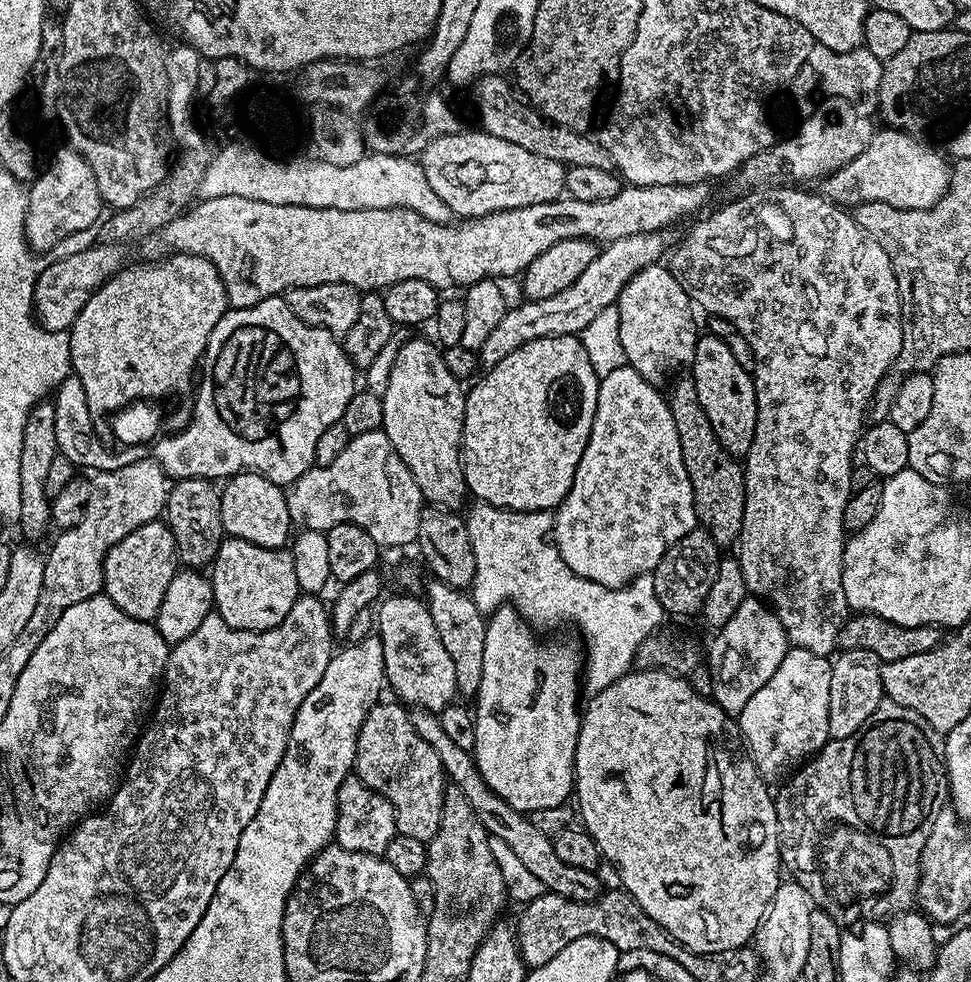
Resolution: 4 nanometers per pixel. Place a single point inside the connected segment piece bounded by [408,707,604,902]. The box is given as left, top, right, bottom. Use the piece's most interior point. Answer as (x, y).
(515, 829)

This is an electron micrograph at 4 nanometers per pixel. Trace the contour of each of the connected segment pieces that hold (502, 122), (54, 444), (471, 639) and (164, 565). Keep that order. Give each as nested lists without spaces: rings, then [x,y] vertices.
[[[489,74],[479,81],[477,88],[478,97],[484,97],[485,104],[479,106],[480,128],[490,134],[491,137],[502,138],[506,142],[513,142],[522,146],[524,150],[530,150],[534,154],[542,154],[546,158],[554,158],[565,166],[585,164],[586,166],[598,166],[607,172],[613,171],[614,165],[610,154],[601,146],[599,139],[591,135],[575,132],[566,126],[547,120],[539,110],[525,102],[516,92],[510,88],[506,79],[500,74]]]
[[[45,398],[39,404],[35,404],[26,418],[26,426],[22,430],[22,455],[18,458],[18,483],[22,486],[22,514],[18,521],[20,532],[25,536],[25,541],[40,542],[47,534],[48,528],[53,527],[52,523],[52,501],[46,494],[46,477],[54,458],[58,455],[58,438],[54,434],[54,406],[51,399]]]
[[[429,579],[426,584],[426,603],[430,618],[434,618],[434,627],[438,629],[438,638],[454,662],[454,682],[456,691],[461,697],[475,697],[478,686],[482,686],[482,654],[486,650],[485,613],[478,610],[467,591],[446,586],[441,580]]]
[[[163,519],[152,520],[138,526],[126,538],[118,541],[104,559],[103,595],[108,596],[130,618],[155,621],[158,606],[162,606],[162,594],[170,586],[170,578],[178,571],[178,557],[174,534]]]

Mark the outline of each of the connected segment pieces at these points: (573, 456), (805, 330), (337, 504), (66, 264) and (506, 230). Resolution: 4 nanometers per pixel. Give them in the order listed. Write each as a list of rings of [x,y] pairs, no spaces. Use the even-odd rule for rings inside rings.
[[[579,335],[547,336],[534,338],[534,342],[526,342],[493,368],[487,369],[476,385],[467,389],[464,398],[464,439],[462,441],[462,459],[464,461],[464,477],[468,483],[468,490],[481,504],[489,504],[495,508],[508,508],[511,512],[548,512],[560,507],[566,498],[570,486],[574,482],[574,474],[578,470],[578,462],[582,462],[582,454],[586,450],[586,442],[590,438],[590,430],[594,426],[594,410],[598,406],[598,390],[600,377],[584,349],[584,341]]]
[[[772,186],[767,190],[757,191],[760,192],[757,196],[744,196],[741,200],[732,200],[729,204],[722,205],[705,220],[695,221],[697,224],[685,234],[684,241],[677,248],[675,245],[671,249],[666,265],[689,298],[700,308],[705,308],[705,313],[726,318],[740,331],[742,338],[750,342],[750,350],[756,359],[756,429],[754,442],[742,464],[746,486],[746,510],[738,541],[742,578],[746,578],[749,593],[763,600],[775,612],[778,622],[782,622],[782,630],[786,630],[791,647],[810,650],[810,654],[831,657],[837,651],[840,631],[850,615],[846,590],[842,590],[842,558],[846,543],[844,511],[846,502],[854,491],[852,452],[854,456],[866,427],[868,408],[872,404],[872,396],[879,380],[896,361],[896,355],[902,348],[903,318],[898,283],[895,282],[894,269],[886,251],[874,242],[874,238],[866,230],[859,228],[854,216],[841,205],[833,204],[823,195],[814,196],[810,192],[800,191],[804,190],[794,186]]]
[[[382,430],[351,437],[346,450],[342,450],[342,454],[334,458],[334,462],[312,467],[290,485],[286,495],[293,525],[324,533],[339,524],[362,526],[362,530],[366,530],[370,538],[374,538],[374,542],[384,550],[417,543],[418,522],[426,507],[418,482],[414,482],[414,474],[410,474],[406,462],[398,458],[398,450],[394,450],[390,438]]]
[[[93,243],[86,250],[69,256],[61,255],[53,264],[45,263],[34,286],[34,315],[46,330],[68,332],[78,318],[82,306],[104,285],[110,277],[119,272],[125,263],[121,245]]]
[[[707,183],[703,184],[671,184],[670,186],[638,186],[628,184],[621,187],[614,198],[606,198],[606,202],[582,202],[571,198],[561,198],[558,200],[547,200],[545,204],[535,204],[534,206],[522,206],[514,210],[502,210],[501,212],[491,212],[485,216],[473,216],[461,219],[460,224],[448,224],[449,222],[437,222],[428,220],[424,216],[419,216],[412,208],[355,208],[354,210],[334,210],[333,208],[311,208],[310,206],[290,206],[289,204],[275,204],[274,202],[258,202],[254,198],[238,198],[237,196],[227,196],[226,198],[210,198],[193,203],[181,216],[174,218],[162,229],[164,244],[176,254],[187,254],[189,256],[205,256],[211,260],[212,265],[218,270],[218,274],[224,283],[226,298],[232,308],[249,308],[258,302],[262,302],[271,296],[280,296],[288,292],[291,288],[301,288],[302,286],[322,286],[323,284],[349,284],[352,288],[361,293],[373,290],[383,290],[394,282],[406,282],[410,278],[418,278],[422,282],[430,282],[438,290],[444,288],[456,288],[476,284],[480,280],[491,280],[501,278],[500,276],[519,277],[524,269],[542,254],[542,250],[550,250],[563,240],[594,240],[597,245],[612,244],[618,238],[630,238],[630,234],[644,234],[646,232],[657,232],[667,229],[667,224],[672,224],[675,220],[680,220],[683,216],[695,217],[700,207],[708,200]]]

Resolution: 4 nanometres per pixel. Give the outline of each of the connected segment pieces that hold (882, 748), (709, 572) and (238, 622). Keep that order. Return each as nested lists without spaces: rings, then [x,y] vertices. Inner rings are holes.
[[[885,698],[876,707],[874,714],[870,714],[870,718],[866,718],[862,728],[841,740],[829,739],[828,743],[803,767],[793,771],[787,777],[784,783],[788,784],[779,785],[779,787],[781,786],[780,793],[777,791],[774,799],[776,821],[780,831],[780,858],[783,867],[786,869],[787,875],[791,879],[797,880],[802,886],[802,890],[806,890],[806,894],[810,894],[813,905],[822,909],[826,914],[830,914],[830,918],[834,918],[834,922],[838,922],[841,926],[856,926],[861,922],[880,922],[885,918],[895,916],[897,912],[907,912],[913,907],[916,900],[916,887],[920,885],[922,850],[926,846],[926,838],[930,838],[934,818],[941,807],[940,799],[943,796],[945,799],[949,795],[948,773],[942,770],[941,761],[940,764],[936,761],[936,752],[938,756],[943,753],[943,750],[944,736],[934,731],[930,722],[926,722],[926,718],[922,718],[922,714],[914,714],[914,710],[910,710],[906,706],[898,706],[898,702]]]
[[[699,526],[668,547],[666,554],[650,574],[654,578],[654,594],[658,594],[658,602],[669,617],[692,616],[695,612],[697,615],[703,609],[706,594],[718,574],[721,559],[721,548],[714,542],[714,538],[710,538],[710,534]]]
[[[226,538],[220,543],[216,559],[210,565],[210,579],[215,615],[222,617],[226,626],[234,630],[261,632],[278,626],[278,622],[282,622],[282,618],[290,614],[290,606],[294,606],[296,599],[302,595],[291,551],[284,548],[263,548],[242,538]]]

